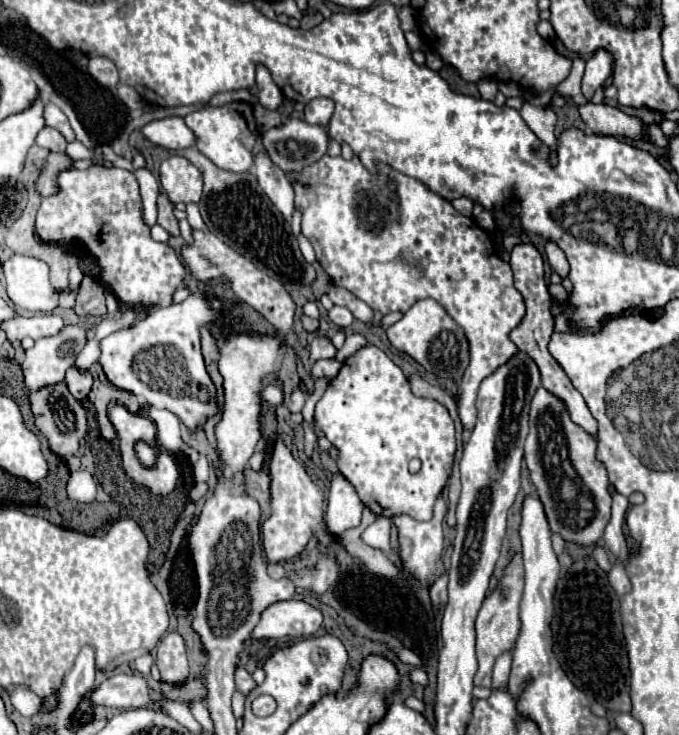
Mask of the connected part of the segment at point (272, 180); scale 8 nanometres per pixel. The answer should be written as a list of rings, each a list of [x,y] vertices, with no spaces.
[[[260,150],[254,156],[254,176],[258,178],[258,184],[264,190],[264,194],[290,222],[294,210],[294,188],[286,174],[276,164],[272,164],[272,158],[264,150]]]

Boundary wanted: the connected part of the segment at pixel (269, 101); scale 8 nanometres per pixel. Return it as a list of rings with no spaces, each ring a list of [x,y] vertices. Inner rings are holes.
[[[258,66],[256,86],[258,86],[258,102],[260,102],[266,110],[278,110],[280,104],[282,104],[282,92],[280,92],[280,88],[274,84],[270,72],[268,72],[264,66]]]

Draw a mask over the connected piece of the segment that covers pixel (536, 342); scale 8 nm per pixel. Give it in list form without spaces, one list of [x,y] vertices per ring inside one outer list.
[[[518,244],[518,246],[514,246],[512,258],[510,258],[510,268],[514,272],[514,286],[522,294],[524,304],[526,304],[524,320],[508,334],[510,340],[518,346],[518,350],[524,350],[538,364],[540,374],[542,374],[542,386],[546,390],[550,390],[552,394],[556,394],[560,400],[564,400],[564,404],[566,404],[566,408],[570,412],[570,418],[578,426],[582,426],[592,438],[596,438],[598,436],[596,418],[590,414],[582,394],[572,386],[572,382],[568,380],[566,372],[560,368],[560,364],[548,352],[548,342],[550,342],[550,336],[554,334],[554,314],[552,314],[554,300],[552,300],[552,296],[548,292],[548,284],[544,280],[544,262],[542,262],[540,252],[532,244]]]

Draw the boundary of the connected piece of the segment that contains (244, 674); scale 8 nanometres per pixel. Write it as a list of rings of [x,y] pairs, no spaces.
[[[238,668],[234,678],[236,678],[236,690],[242,692],[244,696],[248,696],[256,688],[256,682],[254,682],[252,674],[248,670],[244,670],[244,668]]]

